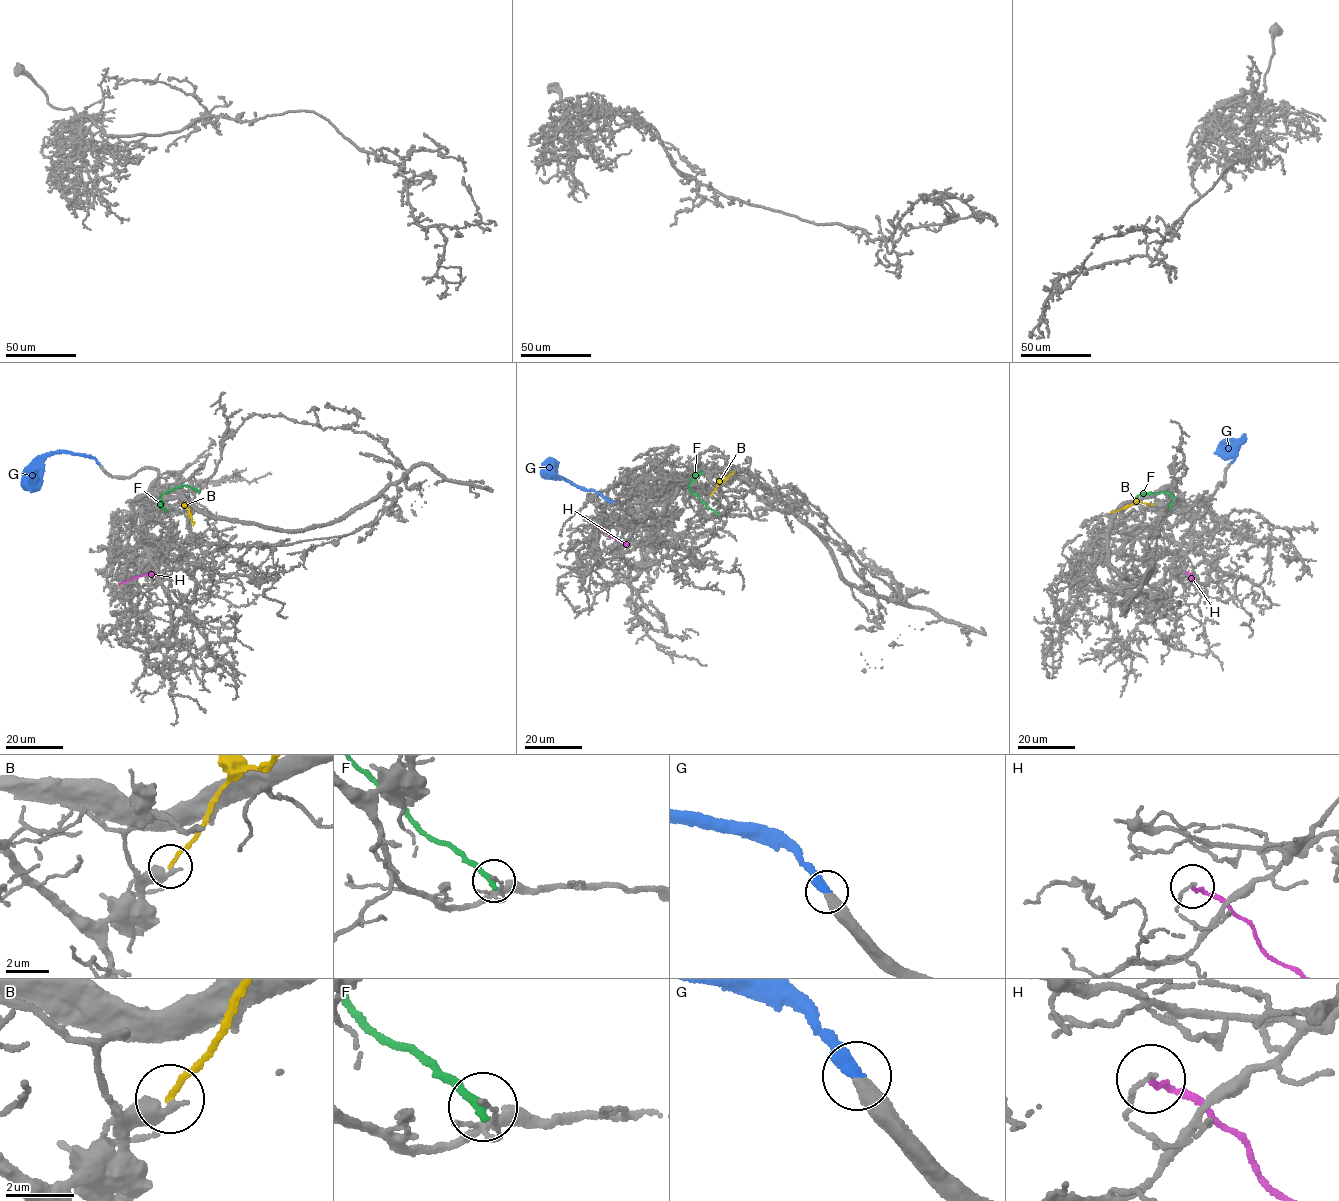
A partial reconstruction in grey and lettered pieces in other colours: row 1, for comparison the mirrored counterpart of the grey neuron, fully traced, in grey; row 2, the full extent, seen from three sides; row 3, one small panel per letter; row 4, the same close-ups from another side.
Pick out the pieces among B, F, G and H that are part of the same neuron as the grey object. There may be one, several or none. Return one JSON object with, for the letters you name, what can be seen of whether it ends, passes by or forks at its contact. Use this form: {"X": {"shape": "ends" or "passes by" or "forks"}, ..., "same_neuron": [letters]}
{"G": {"shape": "ends"}, "same_neuron": ["G"]}

